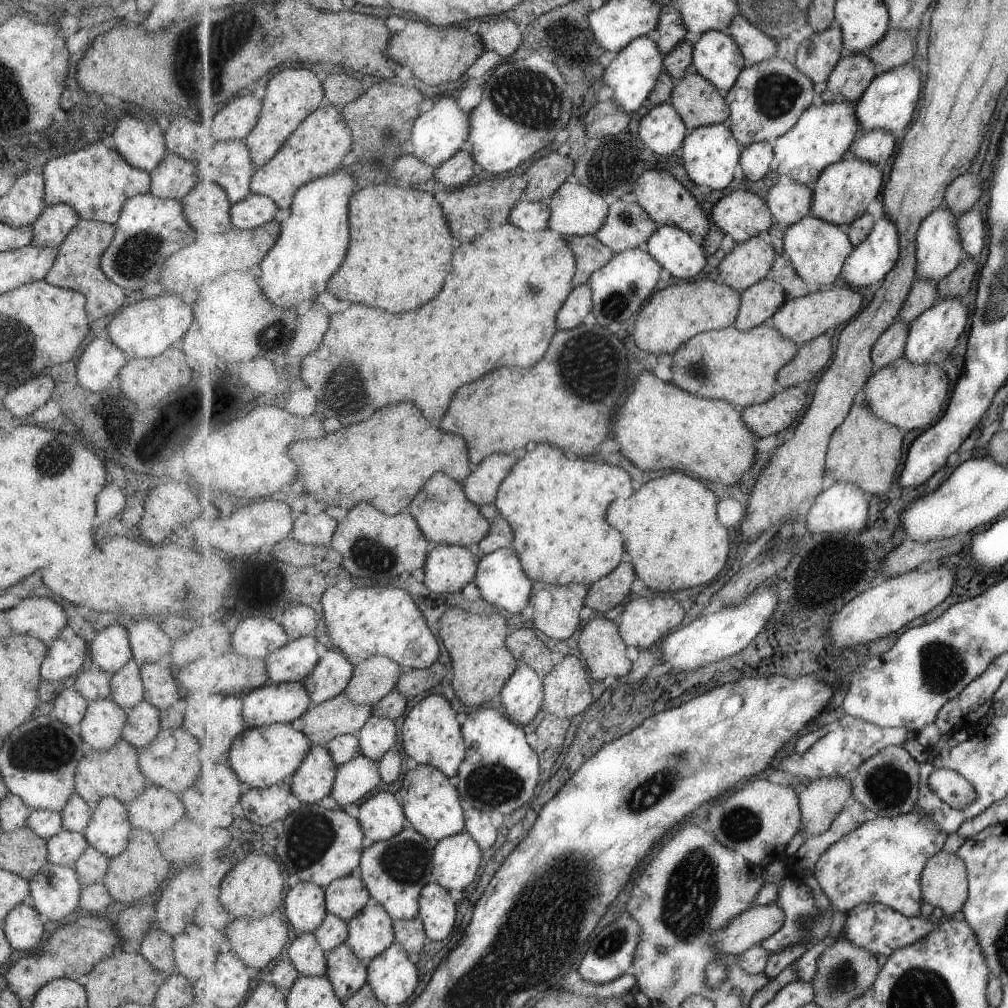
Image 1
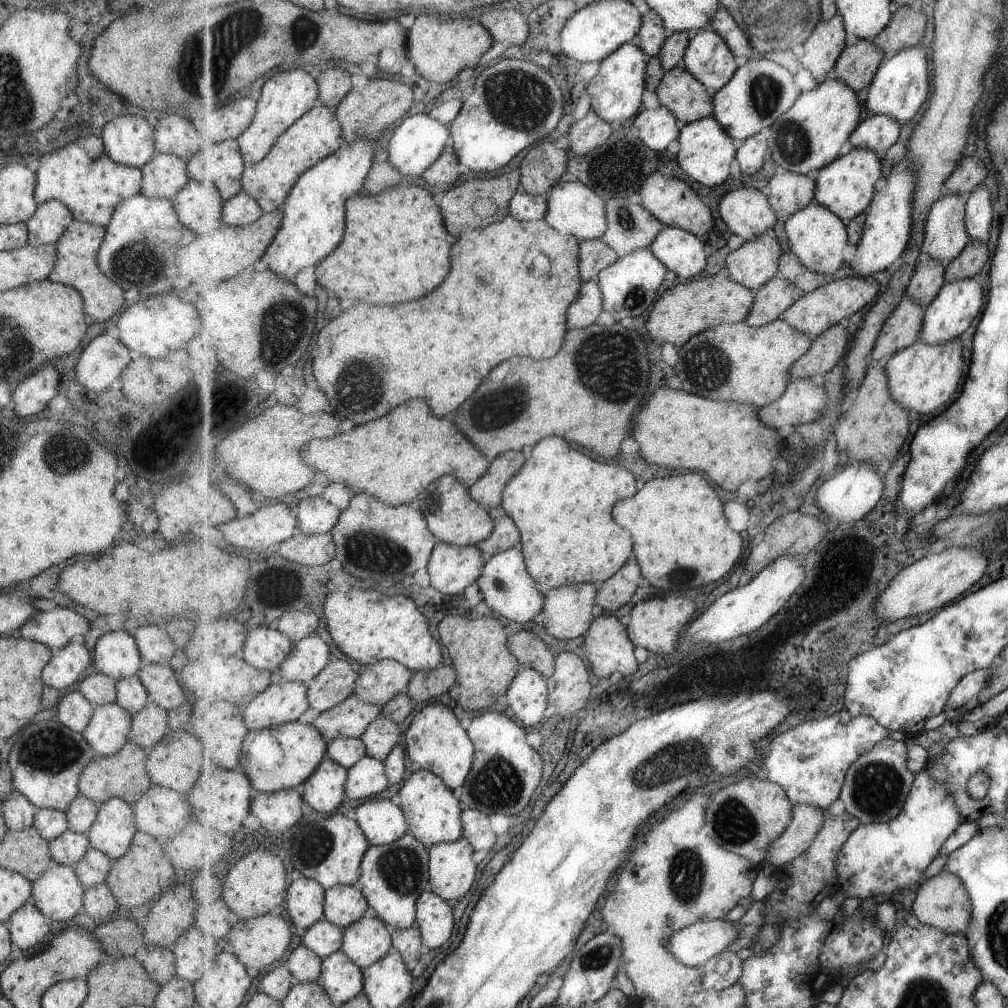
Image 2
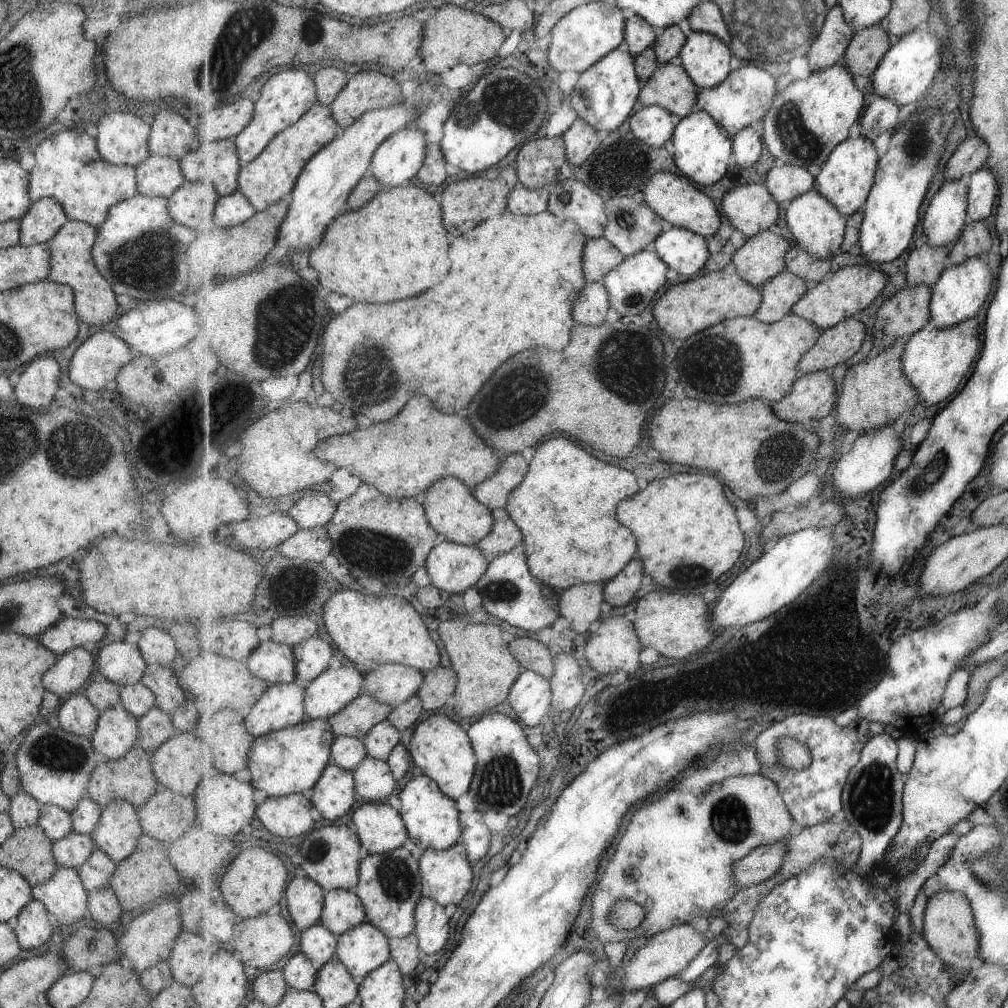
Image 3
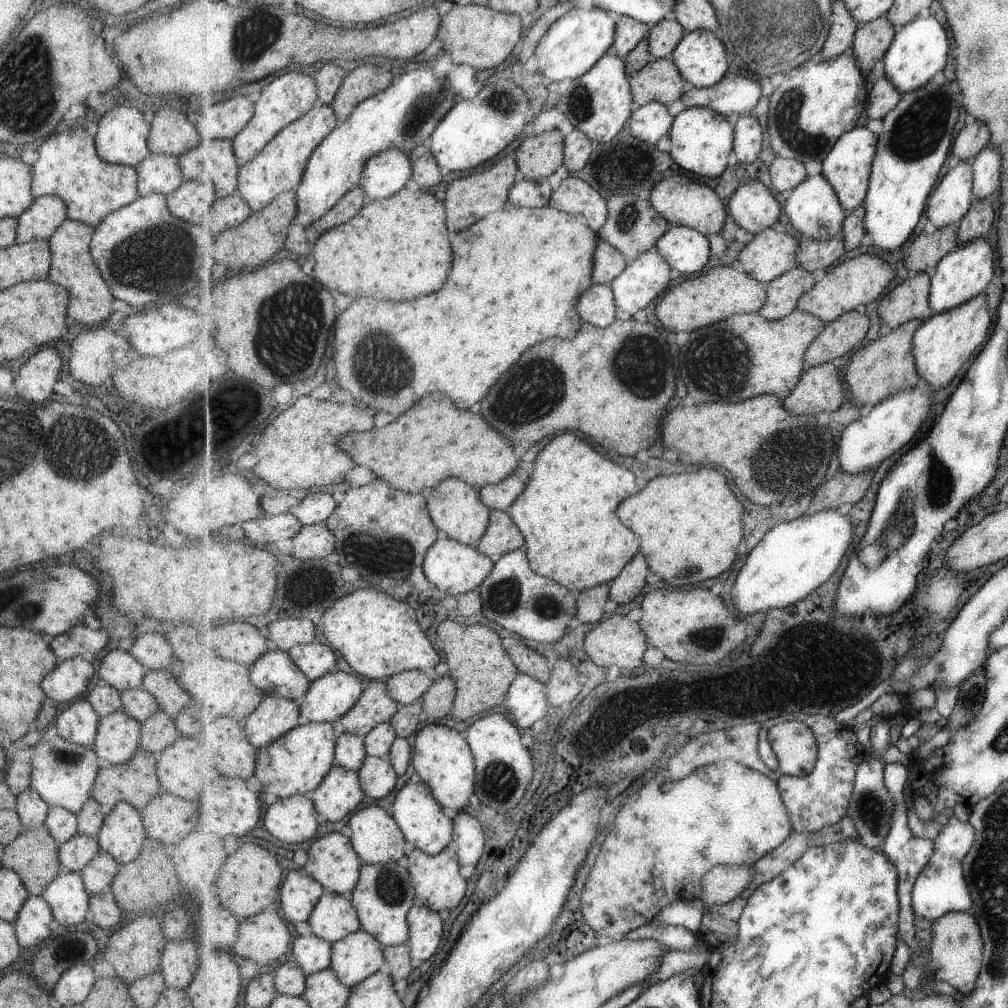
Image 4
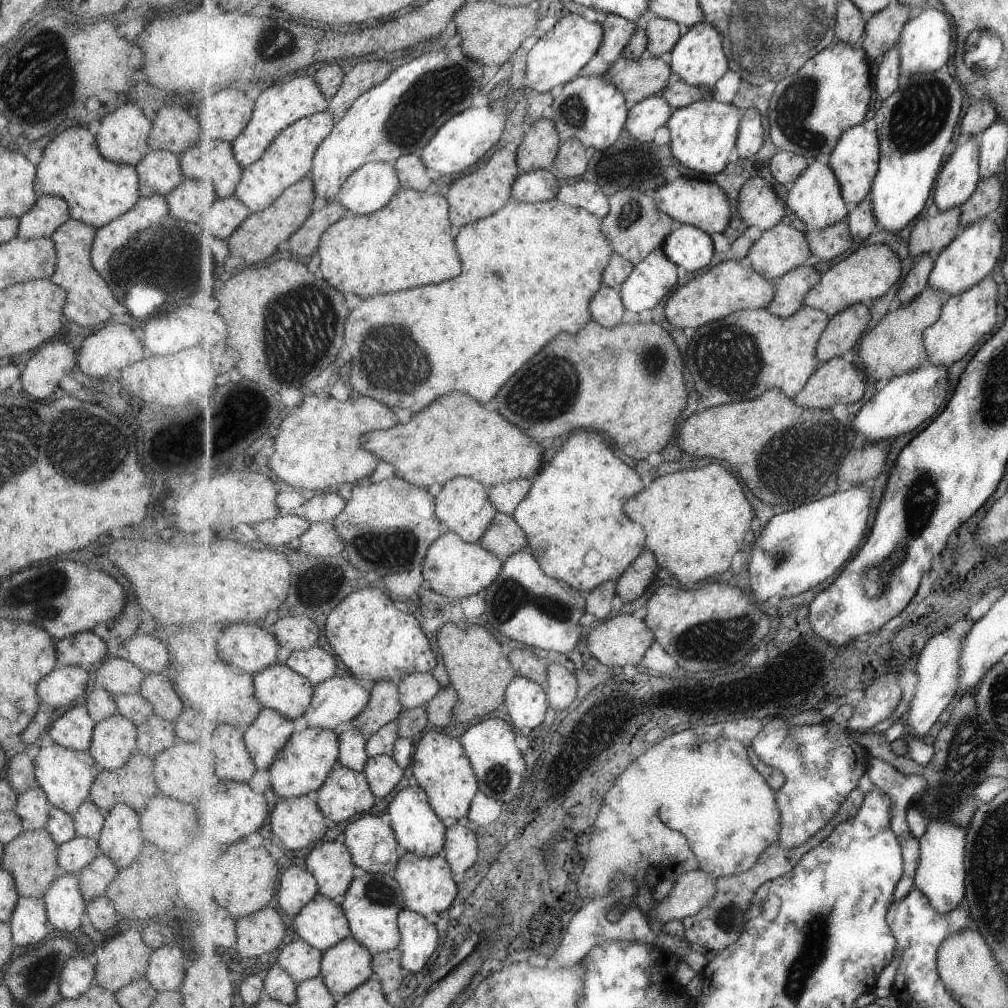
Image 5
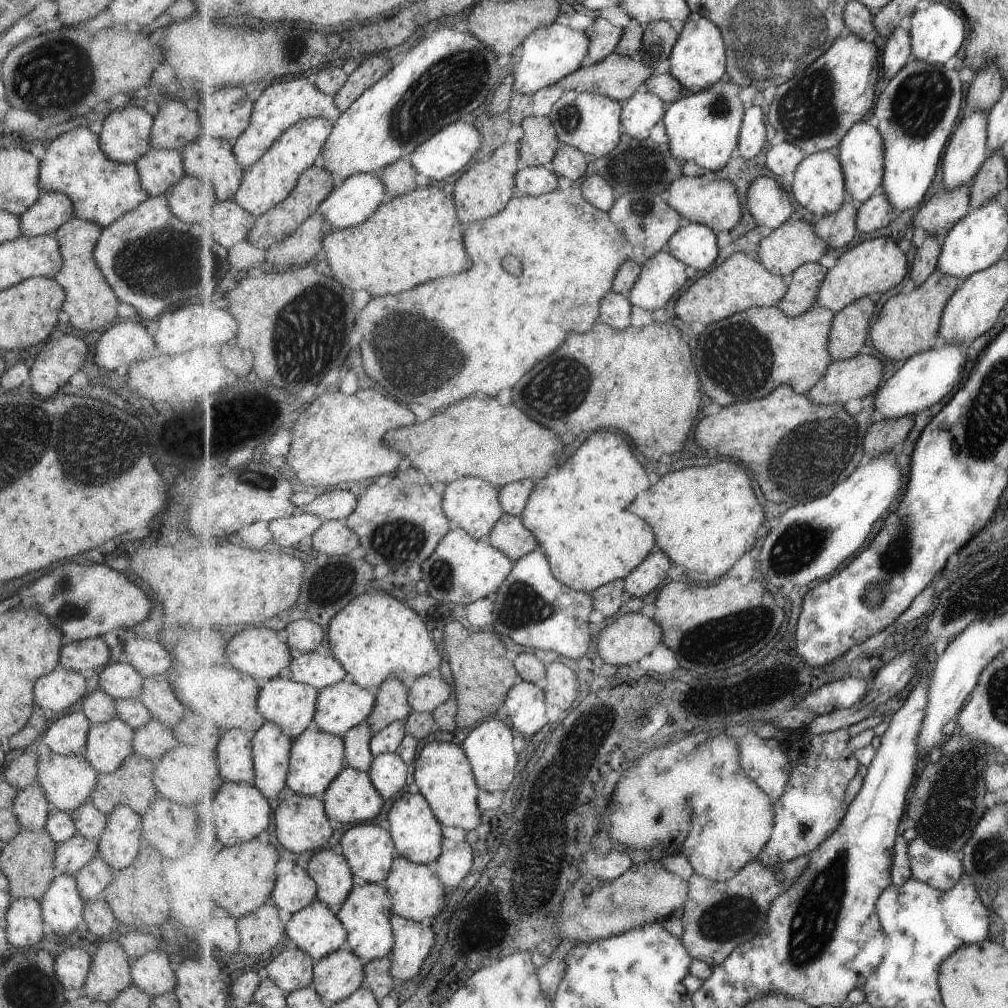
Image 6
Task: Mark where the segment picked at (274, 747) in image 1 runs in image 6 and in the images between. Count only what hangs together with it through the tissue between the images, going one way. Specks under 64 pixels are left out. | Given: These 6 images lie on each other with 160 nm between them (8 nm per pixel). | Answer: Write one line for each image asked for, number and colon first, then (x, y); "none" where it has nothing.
2: (282, 757)
3: (291, 760)
4: (297, 763)
5: (309, 757)
6: (317, 758)

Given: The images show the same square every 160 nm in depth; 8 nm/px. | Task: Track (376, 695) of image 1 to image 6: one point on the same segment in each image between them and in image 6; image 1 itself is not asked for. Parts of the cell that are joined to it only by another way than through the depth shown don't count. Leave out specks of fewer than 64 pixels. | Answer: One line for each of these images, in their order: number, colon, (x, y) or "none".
2: (377, 684)
3: (392, 683)
4: (407, 687)
5: (417, 689)
6: (430, 691)

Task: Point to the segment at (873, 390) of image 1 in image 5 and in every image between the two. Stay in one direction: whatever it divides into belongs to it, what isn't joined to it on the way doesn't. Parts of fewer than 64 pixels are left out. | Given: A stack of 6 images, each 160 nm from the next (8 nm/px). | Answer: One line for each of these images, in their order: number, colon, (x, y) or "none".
2: (922, 378)
3: (936, 361)
4: (944, 344)
5: (966, 318)

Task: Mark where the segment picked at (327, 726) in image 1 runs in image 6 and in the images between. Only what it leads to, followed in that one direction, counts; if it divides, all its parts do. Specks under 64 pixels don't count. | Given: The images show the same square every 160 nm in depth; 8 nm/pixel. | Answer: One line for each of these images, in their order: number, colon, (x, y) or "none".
2: (351, 718)
3: (355, 720)
4: (377, 706)
5: (385, 706)
6: (393, 705)

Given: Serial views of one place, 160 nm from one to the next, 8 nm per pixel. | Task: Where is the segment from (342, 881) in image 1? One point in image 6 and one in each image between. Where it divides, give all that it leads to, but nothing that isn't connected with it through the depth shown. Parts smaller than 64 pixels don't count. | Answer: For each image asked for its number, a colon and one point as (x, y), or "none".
2: (345, 904)
3: (343, 910)
4: (334, 918)
5: (323, 923)
6: (316, 929)

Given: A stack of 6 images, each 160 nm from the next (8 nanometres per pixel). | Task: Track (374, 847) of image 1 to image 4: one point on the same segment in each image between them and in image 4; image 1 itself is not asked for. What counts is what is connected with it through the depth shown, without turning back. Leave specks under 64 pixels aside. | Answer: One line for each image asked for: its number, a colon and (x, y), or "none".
2: (394, 875)
3: (390, 886)
4: (384, 896)

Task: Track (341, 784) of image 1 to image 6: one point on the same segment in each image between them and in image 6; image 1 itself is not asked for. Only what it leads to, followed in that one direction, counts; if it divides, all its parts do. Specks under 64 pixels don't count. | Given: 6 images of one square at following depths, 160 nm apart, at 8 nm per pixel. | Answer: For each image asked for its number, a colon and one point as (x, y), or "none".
2: (368, 777)
3: (375, 780)
4: (378, 776)
5: (383, 773)
6: (389, 772)

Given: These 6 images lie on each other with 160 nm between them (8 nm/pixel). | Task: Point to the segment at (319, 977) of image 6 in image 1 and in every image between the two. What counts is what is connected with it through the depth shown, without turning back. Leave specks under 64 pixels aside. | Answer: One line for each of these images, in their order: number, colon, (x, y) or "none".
1: (371, 932)
2: (368, 940)
3: (364, 948)
4: (359, 956)
5: (349, 964)

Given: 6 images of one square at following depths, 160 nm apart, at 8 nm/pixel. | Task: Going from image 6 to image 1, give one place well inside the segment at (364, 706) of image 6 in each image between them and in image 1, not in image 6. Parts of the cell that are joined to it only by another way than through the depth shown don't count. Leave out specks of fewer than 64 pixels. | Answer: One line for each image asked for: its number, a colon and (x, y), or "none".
1: (332, 675)
2: (337, 681)
3: (329, 693)
4: (332, 697)
5: (340, 699)

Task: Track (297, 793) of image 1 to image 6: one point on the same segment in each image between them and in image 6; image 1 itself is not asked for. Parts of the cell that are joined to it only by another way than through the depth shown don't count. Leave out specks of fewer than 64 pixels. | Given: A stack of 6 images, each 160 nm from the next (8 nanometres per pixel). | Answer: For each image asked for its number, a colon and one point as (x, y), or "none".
2: (323, 791)
3: (335, 793)
4: (341, 792)
5: (347, 792)
6: (352, 798)

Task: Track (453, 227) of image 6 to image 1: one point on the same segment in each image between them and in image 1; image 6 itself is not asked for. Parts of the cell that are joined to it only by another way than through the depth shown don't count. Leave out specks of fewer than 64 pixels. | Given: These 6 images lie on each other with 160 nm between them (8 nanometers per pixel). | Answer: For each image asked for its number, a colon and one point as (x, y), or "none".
1: (401, 251)
2: (395, 250)
3: (372, 254)
4: (397, 249)
5: (411, 242)

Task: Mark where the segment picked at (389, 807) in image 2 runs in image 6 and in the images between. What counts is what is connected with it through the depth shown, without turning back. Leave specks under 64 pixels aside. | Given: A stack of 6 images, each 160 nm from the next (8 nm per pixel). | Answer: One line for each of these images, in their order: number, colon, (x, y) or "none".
3: (381, 828)
4: (376, 836)
5: (374, 845)
6: (369, 849)

